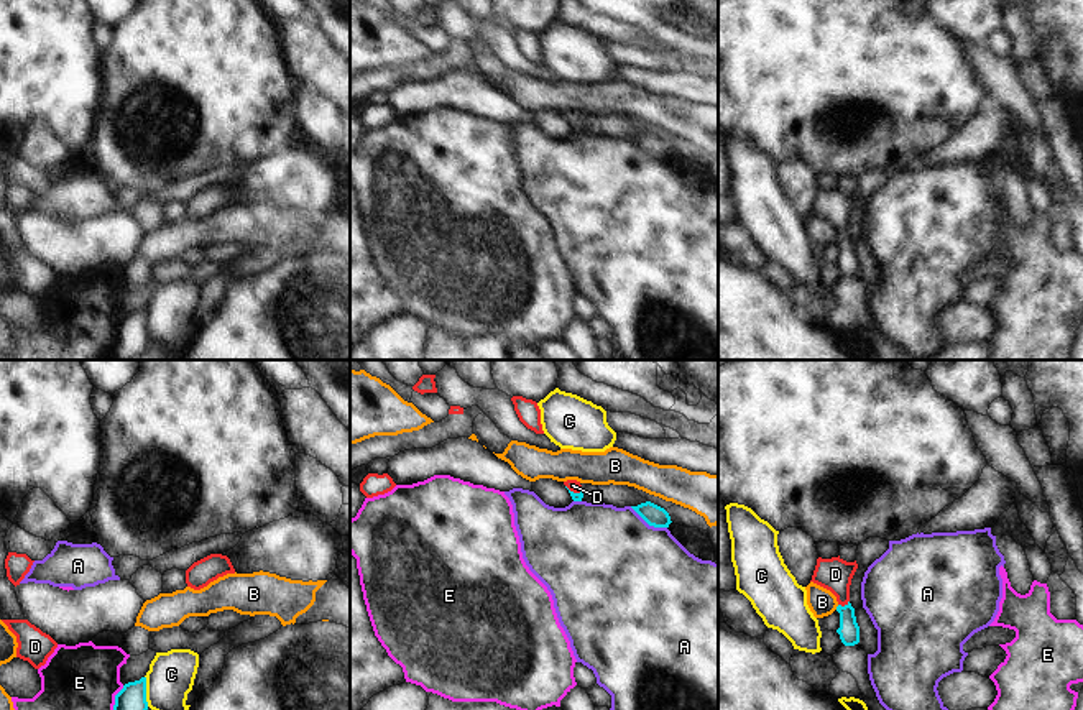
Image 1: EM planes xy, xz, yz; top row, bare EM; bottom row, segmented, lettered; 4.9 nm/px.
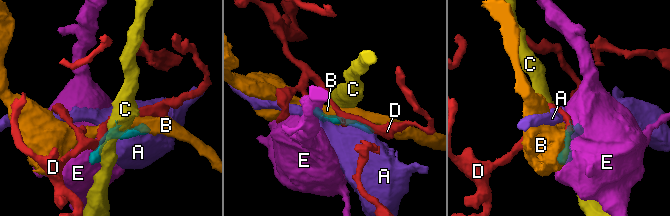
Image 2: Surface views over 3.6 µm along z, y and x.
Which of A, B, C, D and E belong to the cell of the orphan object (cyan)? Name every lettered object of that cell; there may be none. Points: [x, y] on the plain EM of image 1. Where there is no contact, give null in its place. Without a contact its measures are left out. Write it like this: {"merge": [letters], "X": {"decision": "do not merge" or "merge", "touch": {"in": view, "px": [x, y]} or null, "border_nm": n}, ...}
{"merge": ["D"], "A": {"decision": "do not merge", "touch": {"in": "xz", "px": [648, 155]}, "border_nm": 220}, "B": {"decision": "do not merge", "touch": {"in": "yz", "px": [837, 239]}, "border_nm": 30}, "C": {"decision": "do not merge", "touch": {"in": "xy", "px": [145, 322]}, "border_nm": 150}, "D": {"decision": "merge", "touch": {"in": "yz", "px": [845, 237]}, "border_nm": 60}, "E": {"decision": "do not merge", "touch": {"in": "xy", "px": [115, 336]}, "border_nm": 200}}

